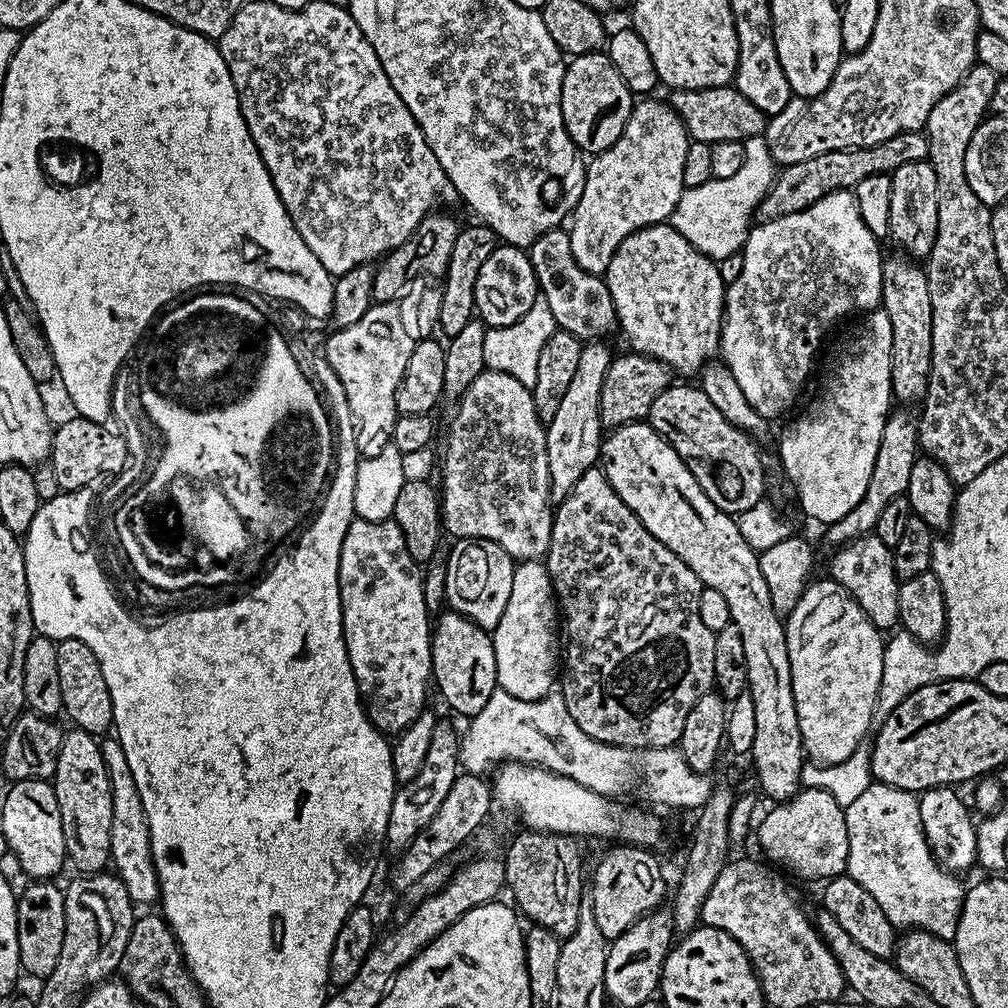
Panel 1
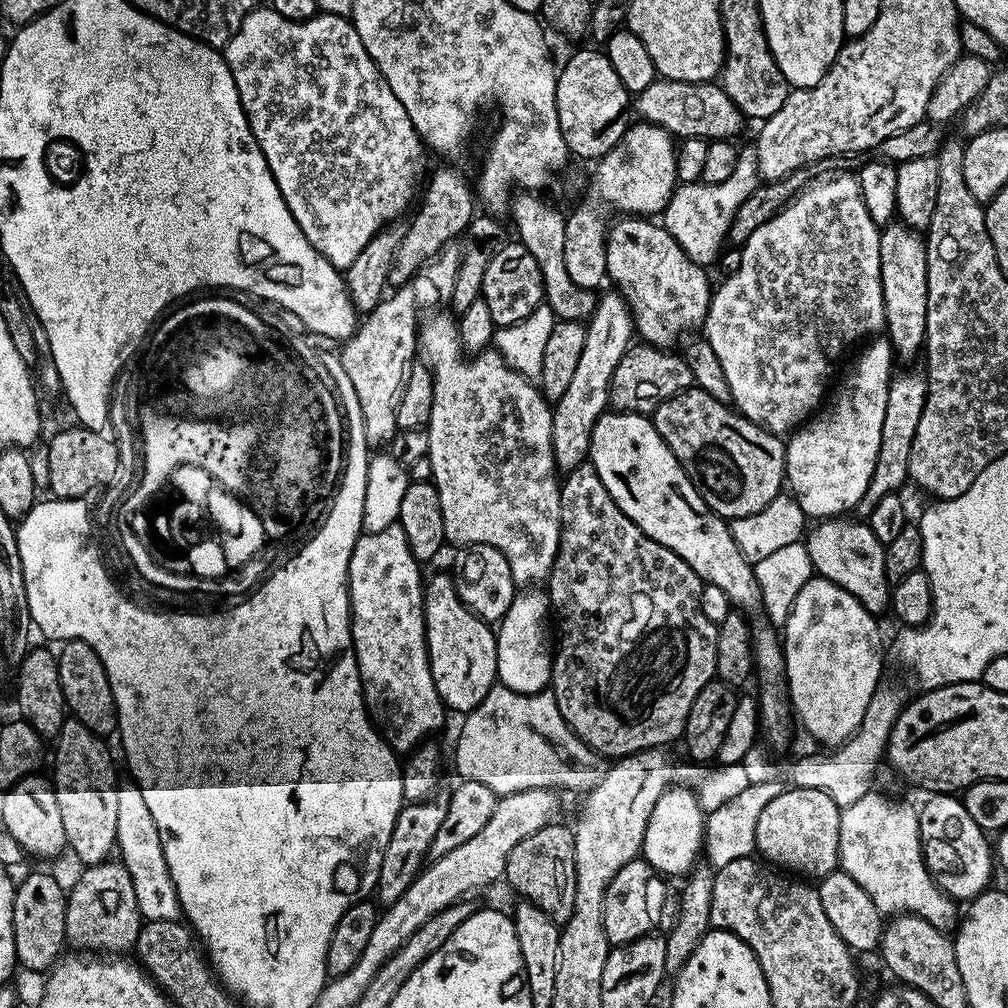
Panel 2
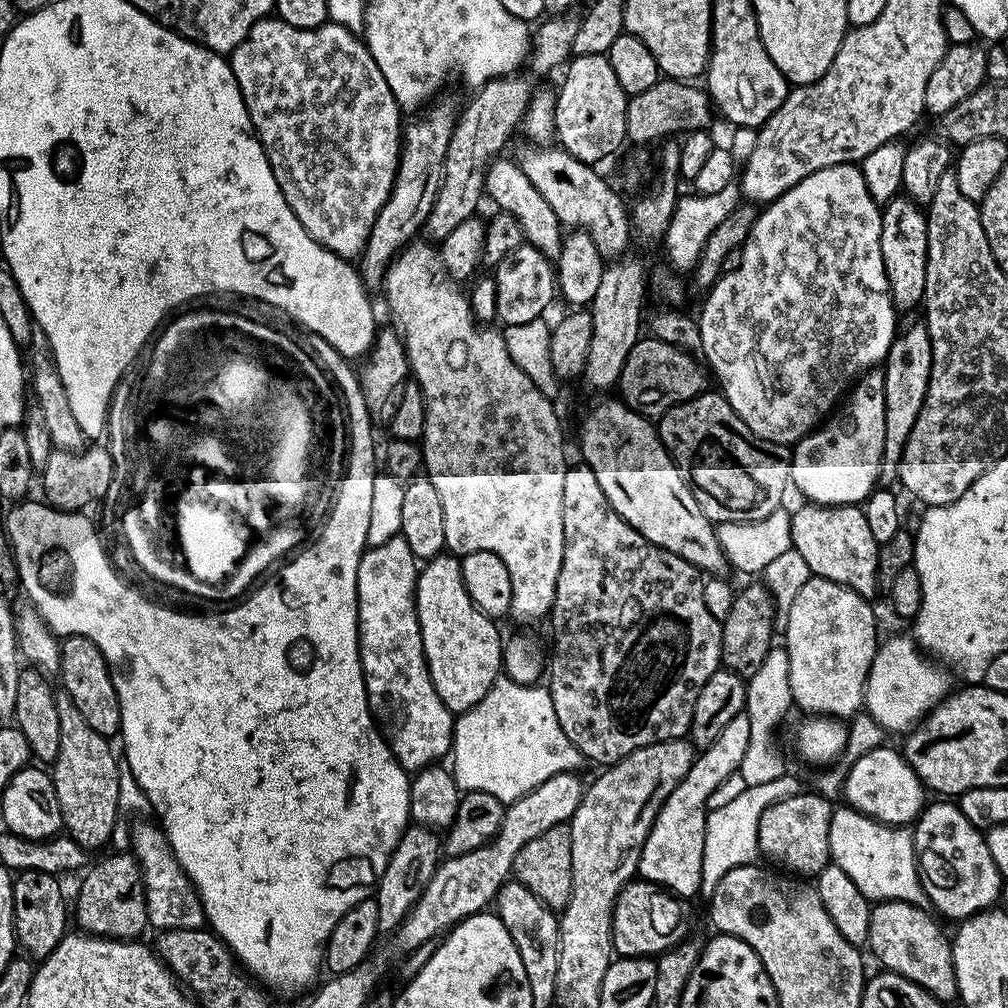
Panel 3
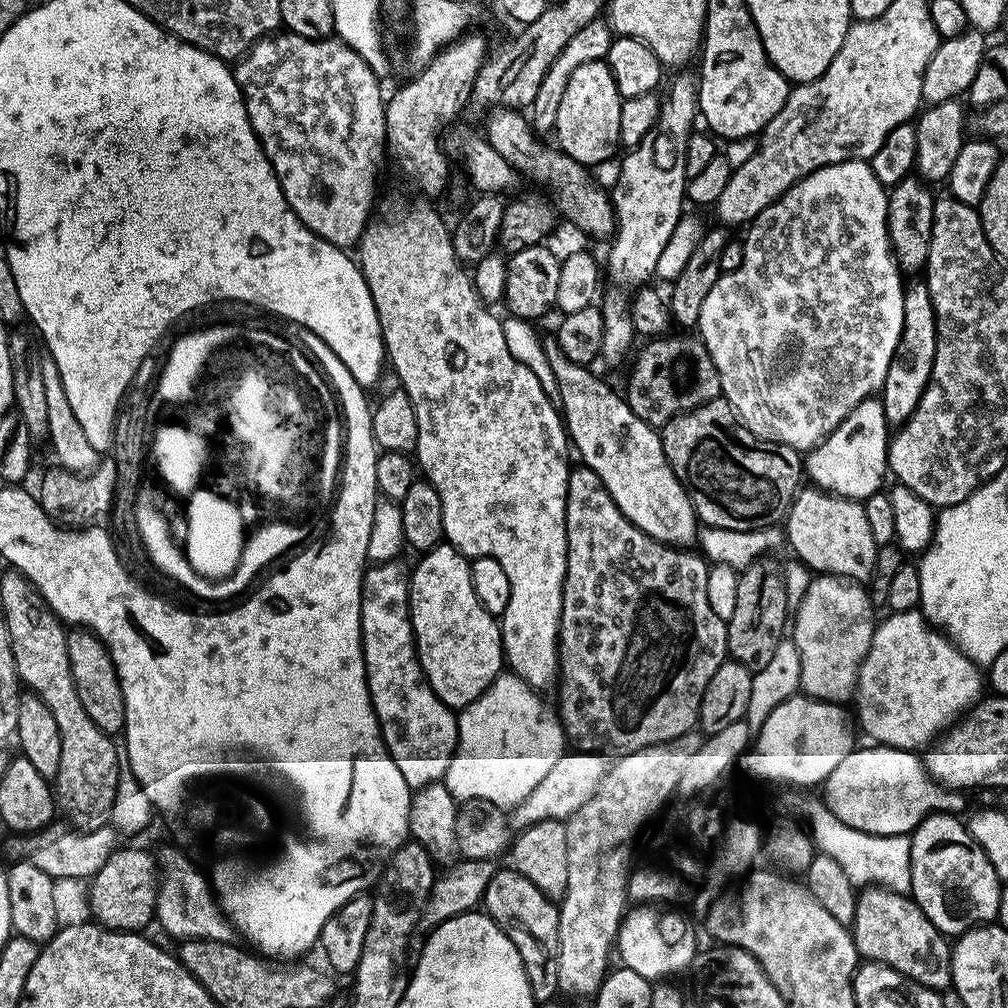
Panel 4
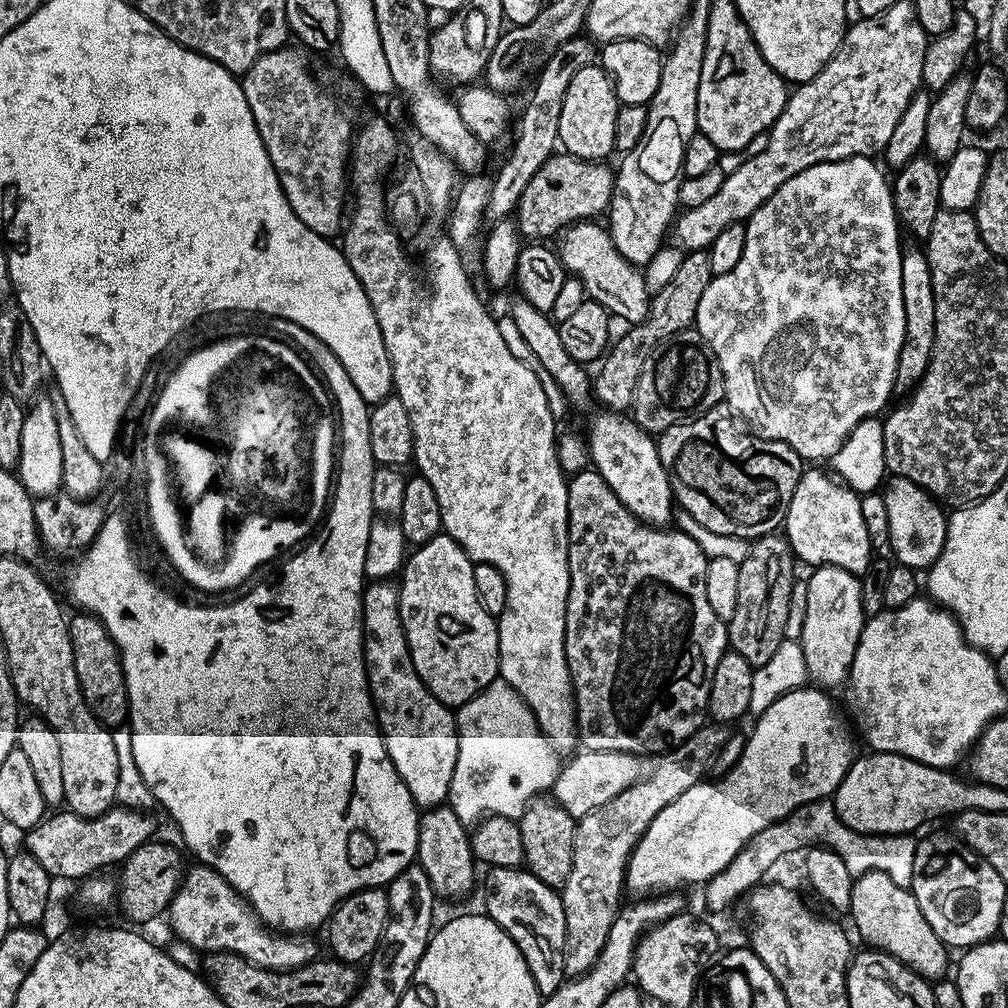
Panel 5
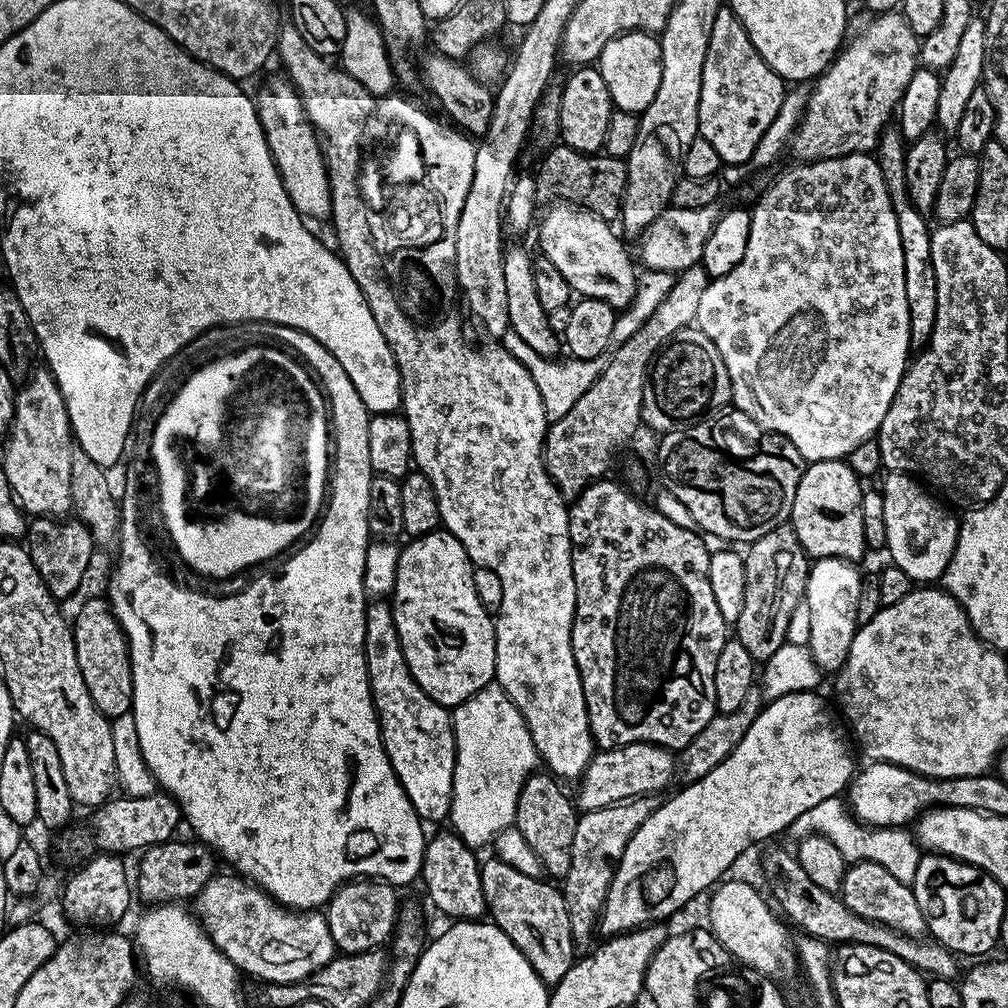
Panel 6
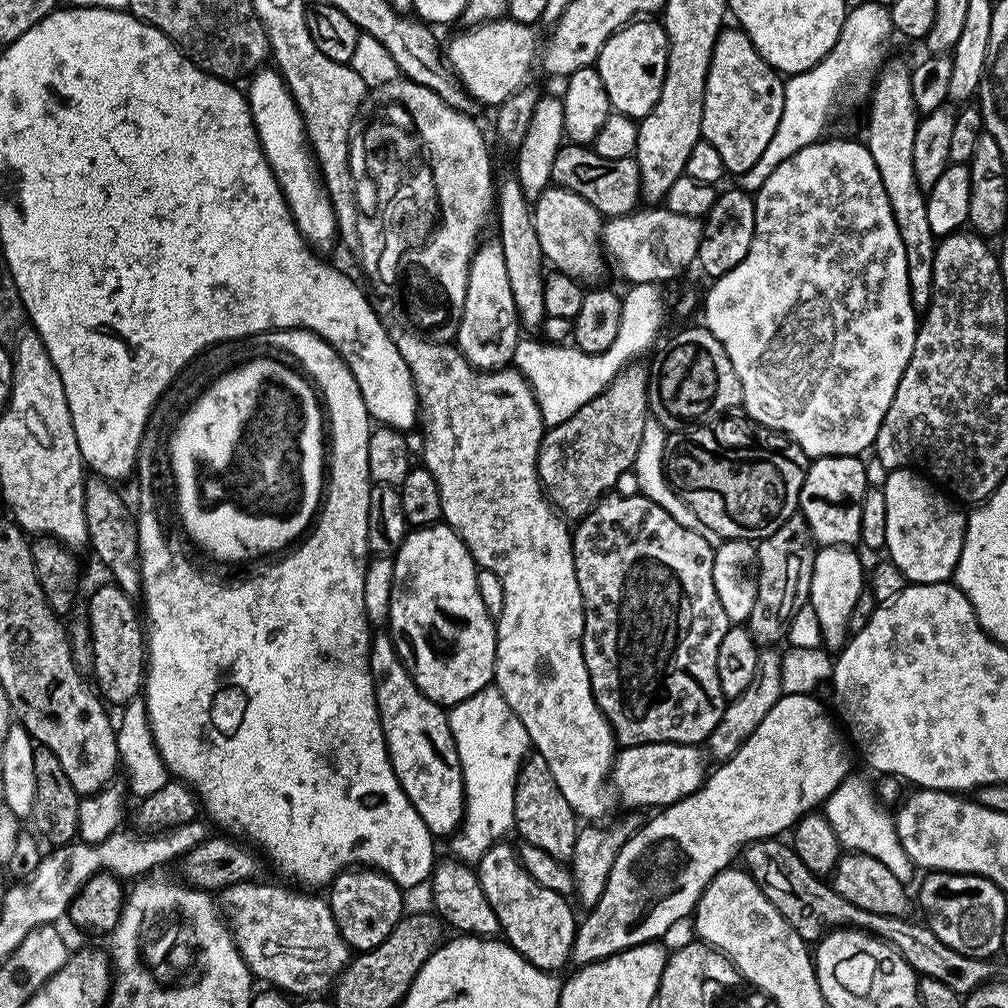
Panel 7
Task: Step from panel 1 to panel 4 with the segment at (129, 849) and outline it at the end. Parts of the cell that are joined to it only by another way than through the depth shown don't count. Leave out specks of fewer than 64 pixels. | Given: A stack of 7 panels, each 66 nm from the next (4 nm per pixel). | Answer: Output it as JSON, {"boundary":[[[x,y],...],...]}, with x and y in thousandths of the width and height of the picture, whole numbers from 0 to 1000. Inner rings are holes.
{"boundary":[[[163,837],[154,842],[153,848],[157,858],[157,880],[155,882],[154,916],[175,935],[184,933],[230,933],[232,922],[229,913],[223,909],[210,884],[205,868],[194,862],[194,857],[183,845],[178,845],[171,837]]]}

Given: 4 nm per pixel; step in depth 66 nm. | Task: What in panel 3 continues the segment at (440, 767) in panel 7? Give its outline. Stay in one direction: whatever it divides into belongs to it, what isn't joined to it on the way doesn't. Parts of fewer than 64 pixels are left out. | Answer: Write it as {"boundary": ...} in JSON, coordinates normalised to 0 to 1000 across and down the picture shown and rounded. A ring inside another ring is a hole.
{"boundary":[[[399,531],[387,534],[387,538],[362,543],[353,570],[353,624],[357,630],[357,660],[361,666],[365,703],[389,749],[409,768],[439,755],[447,747],[450,729],[450,707],[435,692],[421,652],[419,625],[413,612],[414,570],[414,554]]]}

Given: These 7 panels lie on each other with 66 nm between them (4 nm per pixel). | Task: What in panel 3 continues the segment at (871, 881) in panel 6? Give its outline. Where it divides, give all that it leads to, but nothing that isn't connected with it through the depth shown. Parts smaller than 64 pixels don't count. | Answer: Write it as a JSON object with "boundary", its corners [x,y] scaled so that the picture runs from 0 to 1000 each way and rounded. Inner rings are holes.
{"boundary":[[[874,893],[863,907],[863,927],[859,940],[869,947],[874,961],[889,964],[895,970],[909,975],[929,992],[947,993],[952,983],[944,953],[944,938],[941,930],[937,930],[936,923],[929,918],[928,912],[930,910],[920,900],[894,893]]]}

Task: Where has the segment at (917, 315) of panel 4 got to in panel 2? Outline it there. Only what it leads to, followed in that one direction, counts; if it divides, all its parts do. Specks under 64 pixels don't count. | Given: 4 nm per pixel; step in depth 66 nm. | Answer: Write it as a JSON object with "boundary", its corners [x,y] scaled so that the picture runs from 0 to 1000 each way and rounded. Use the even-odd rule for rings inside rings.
{"boundary":[[[916,368],[886,372],[881,383],[879,415],[875,415],[875,438],[871,442],[867,470],[863,470],[859,490],[855,490],[855,494],[849,499],[847,508],[850,513],[861,513],[877,492],[890,491],[894,487],[893,483],[902,479],[903,446],[907,442],[907,431],[911,427],[911,418],[915,416],[920,394],[921,378]]]}

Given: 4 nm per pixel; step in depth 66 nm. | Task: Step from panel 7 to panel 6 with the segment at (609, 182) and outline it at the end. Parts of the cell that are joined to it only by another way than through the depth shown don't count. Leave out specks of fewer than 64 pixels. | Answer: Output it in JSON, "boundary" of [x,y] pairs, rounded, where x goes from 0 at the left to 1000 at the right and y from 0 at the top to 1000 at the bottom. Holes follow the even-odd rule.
{"boundary":[[[559,141],[543,148],[539,155],[536,171],[531,172],[533,199],[569,202],[604,220],[614,215],[623,180],[623,165],[616,156],[574,151]]]}

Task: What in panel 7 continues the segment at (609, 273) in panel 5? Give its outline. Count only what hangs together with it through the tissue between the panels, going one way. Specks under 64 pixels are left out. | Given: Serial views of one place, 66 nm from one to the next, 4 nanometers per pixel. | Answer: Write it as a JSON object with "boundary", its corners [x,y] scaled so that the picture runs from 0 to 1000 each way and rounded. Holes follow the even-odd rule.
{"boundary":[[[545,185],[527,203],[526,209],[534,232],[534,244],[538,244],[541,259],[551,269],[561,270],[576,280],[591,278],[598,272],[601,254],[595,239],[597,215],[595,209],[581,200],[581,196],[563,187]]]}

